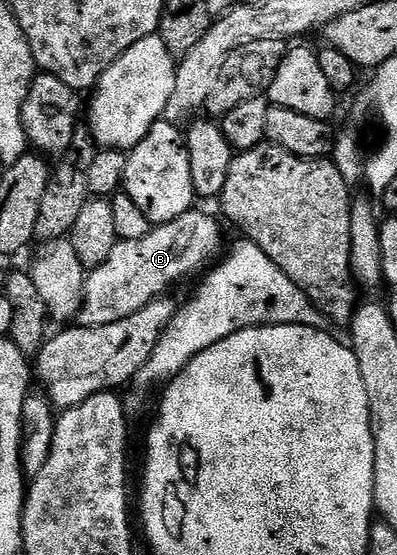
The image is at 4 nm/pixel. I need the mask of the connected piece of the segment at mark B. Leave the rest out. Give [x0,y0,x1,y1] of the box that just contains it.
[79,209,222,327]

